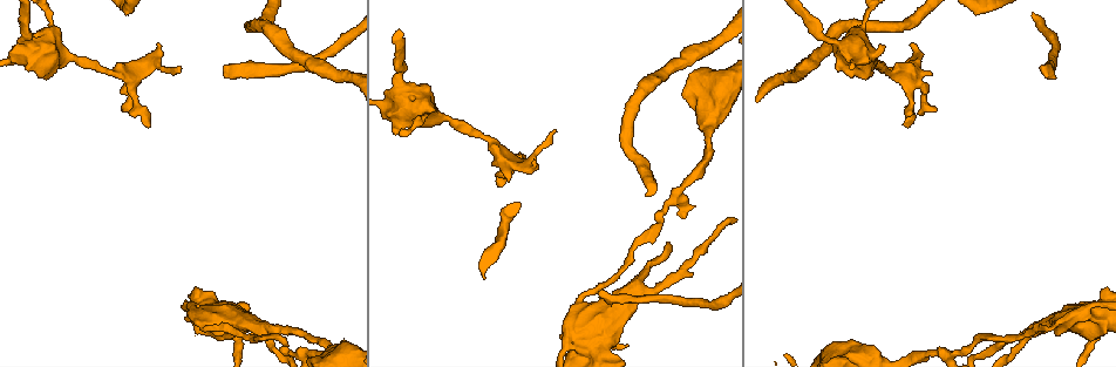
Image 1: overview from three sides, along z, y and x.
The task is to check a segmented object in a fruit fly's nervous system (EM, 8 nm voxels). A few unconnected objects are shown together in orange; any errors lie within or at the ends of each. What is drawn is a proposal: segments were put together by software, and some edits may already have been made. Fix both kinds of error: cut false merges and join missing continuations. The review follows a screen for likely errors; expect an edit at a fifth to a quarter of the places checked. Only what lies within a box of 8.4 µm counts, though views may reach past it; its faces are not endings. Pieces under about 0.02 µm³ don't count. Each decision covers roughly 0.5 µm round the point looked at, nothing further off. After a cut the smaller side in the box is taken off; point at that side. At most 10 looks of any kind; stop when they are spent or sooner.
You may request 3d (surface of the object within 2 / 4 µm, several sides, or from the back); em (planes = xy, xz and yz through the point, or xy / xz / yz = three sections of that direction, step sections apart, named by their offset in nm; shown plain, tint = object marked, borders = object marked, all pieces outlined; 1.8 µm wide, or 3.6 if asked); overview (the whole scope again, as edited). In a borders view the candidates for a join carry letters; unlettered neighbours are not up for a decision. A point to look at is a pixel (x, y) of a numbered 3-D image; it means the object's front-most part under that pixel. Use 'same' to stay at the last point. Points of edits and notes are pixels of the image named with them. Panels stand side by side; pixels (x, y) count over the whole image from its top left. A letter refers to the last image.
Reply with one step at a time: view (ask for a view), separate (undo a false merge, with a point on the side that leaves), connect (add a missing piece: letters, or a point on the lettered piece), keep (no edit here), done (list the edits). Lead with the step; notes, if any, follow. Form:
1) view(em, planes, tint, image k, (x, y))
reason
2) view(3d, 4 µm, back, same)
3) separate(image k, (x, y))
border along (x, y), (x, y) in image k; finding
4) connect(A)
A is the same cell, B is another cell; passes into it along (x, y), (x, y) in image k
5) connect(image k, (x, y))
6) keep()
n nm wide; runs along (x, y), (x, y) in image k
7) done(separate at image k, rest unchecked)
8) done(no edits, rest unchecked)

view(em, planes, borders, image 1, (226, 69))
branch stops here

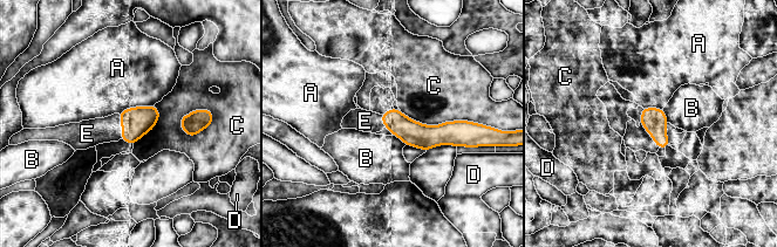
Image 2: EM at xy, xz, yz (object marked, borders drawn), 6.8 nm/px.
connect(image 2, (87, 134))
170 nm wide; E is the same cell, A, B, C and D are other cells; it goes on there

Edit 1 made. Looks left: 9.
view(3d, 2 µm, back, image 1, (531, 162))
branch stops here

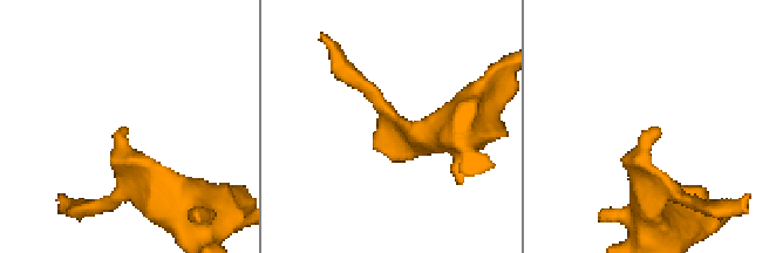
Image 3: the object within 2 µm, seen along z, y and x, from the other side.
view(em, planes, borders, image 3, (650, 133))

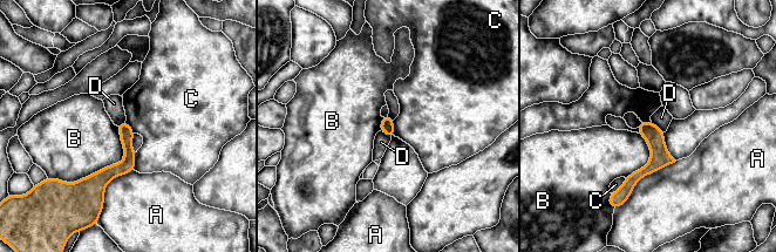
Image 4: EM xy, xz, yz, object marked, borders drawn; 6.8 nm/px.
keep()
A, B, C and D are other cells; runs along (648, 124), (655, 161), (626, 193) in image 4; none of them fits

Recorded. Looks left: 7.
view(em, 3.6 µm, planes, borders, image 1, (848, 50))
calibre changes

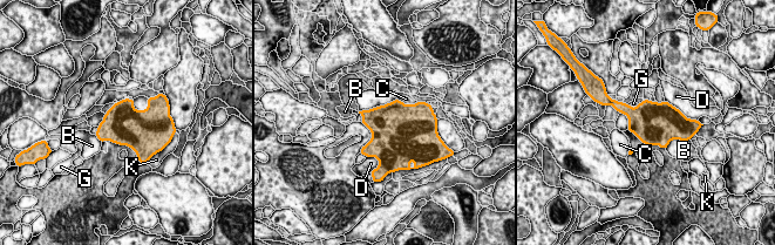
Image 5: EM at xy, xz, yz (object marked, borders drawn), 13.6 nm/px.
keep()
B, C, D, G and K are other cells; border along (359, 113), (361, 121) in image 5; all the same cell

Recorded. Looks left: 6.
view(em, xy, step 4, tint, image 1, (933, 110))
an open end

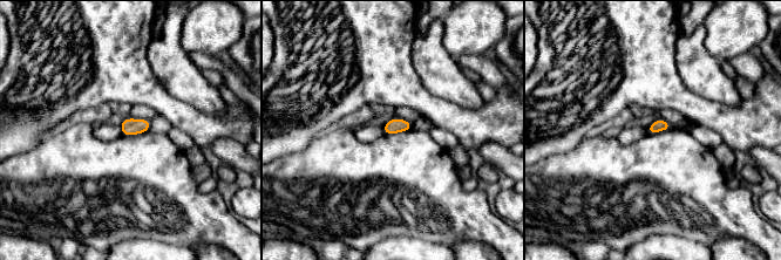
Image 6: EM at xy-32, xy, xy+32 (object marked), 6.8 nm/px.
view(em, planes, tint, same)

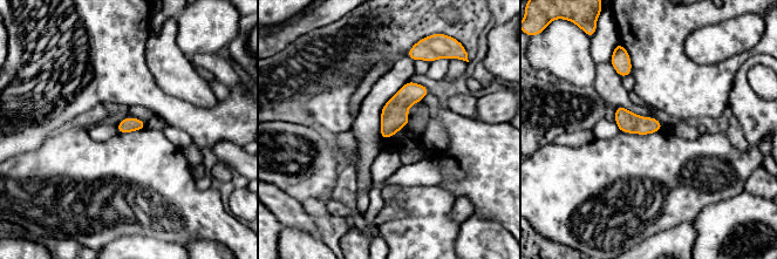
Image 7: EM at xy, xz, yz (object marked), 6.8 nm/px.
view(em, planes, borders, same)

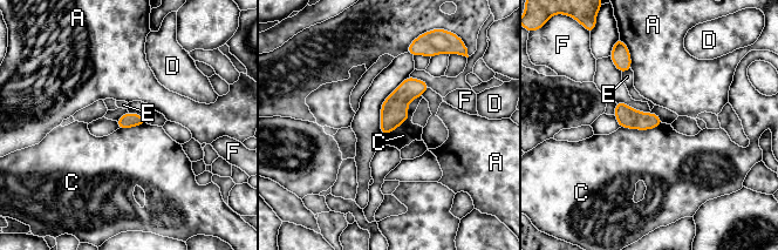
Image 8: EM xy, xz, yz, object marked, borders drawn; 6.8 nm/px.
keep()
C touches over 380 nm; A, C, D, E and F are other cells; none of them fits

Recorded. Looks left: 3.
view(em, 3.6 µm, xz, step 16, tint, image 1, (1063, 324))
abrupt turn

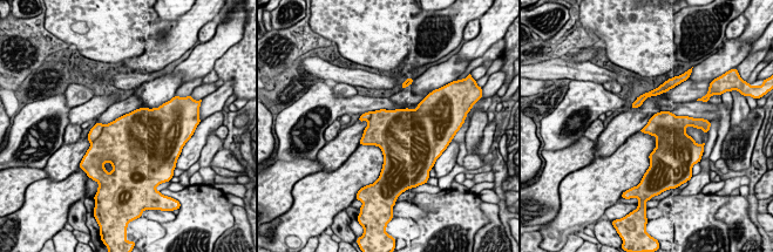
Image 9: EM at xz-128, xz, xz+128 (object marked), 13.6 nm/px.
view(em, 3.6 µm, planes, borders, same)

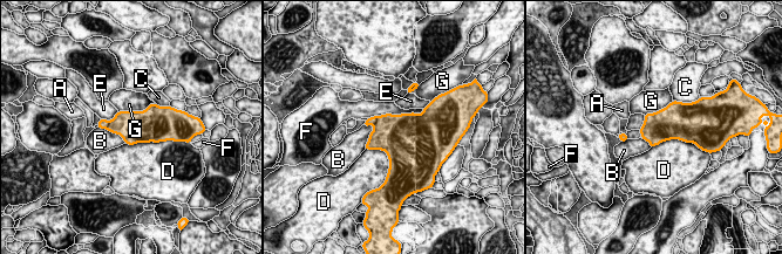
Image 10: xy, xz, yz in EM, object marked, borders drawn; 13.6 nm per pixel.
separate(image 10, (103, 123))
420 nm wide; A, B, C, D, E, F and G are other cells; two cells meet here

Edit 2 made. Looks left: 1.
done(connect at image 2, separate at image 10, rest unchecked)

